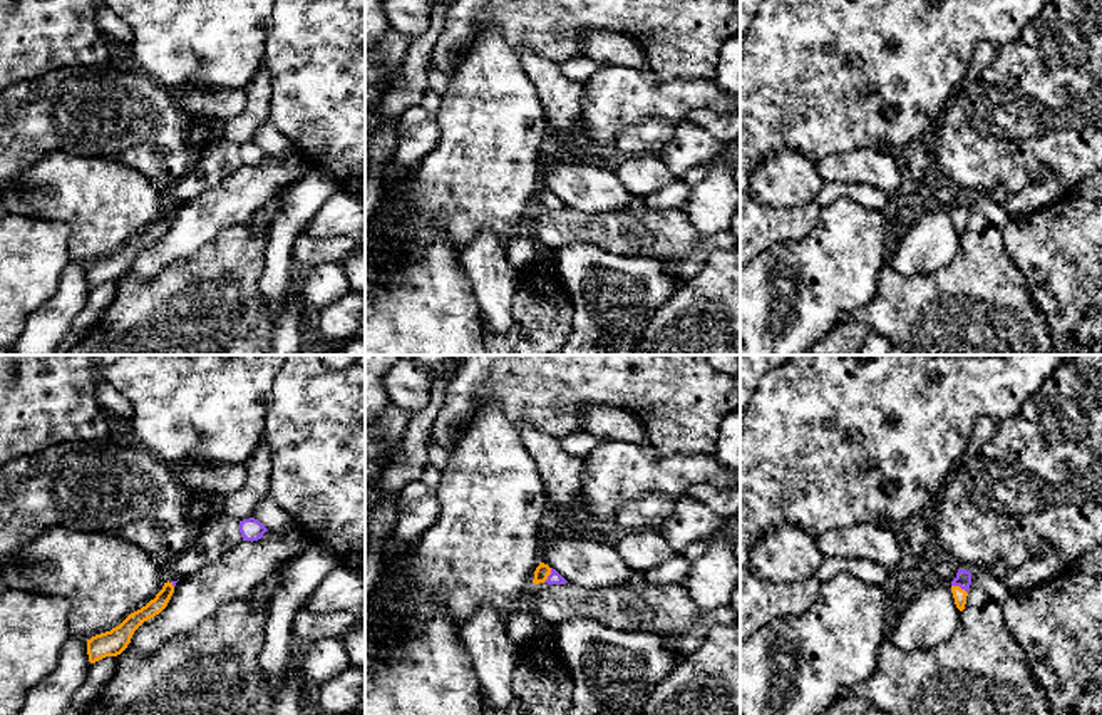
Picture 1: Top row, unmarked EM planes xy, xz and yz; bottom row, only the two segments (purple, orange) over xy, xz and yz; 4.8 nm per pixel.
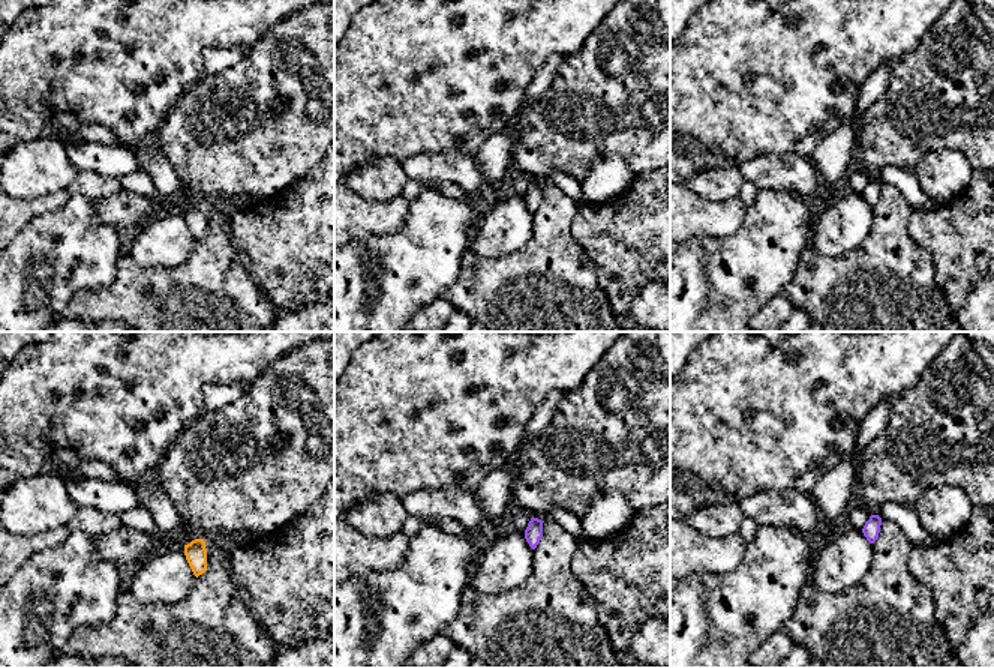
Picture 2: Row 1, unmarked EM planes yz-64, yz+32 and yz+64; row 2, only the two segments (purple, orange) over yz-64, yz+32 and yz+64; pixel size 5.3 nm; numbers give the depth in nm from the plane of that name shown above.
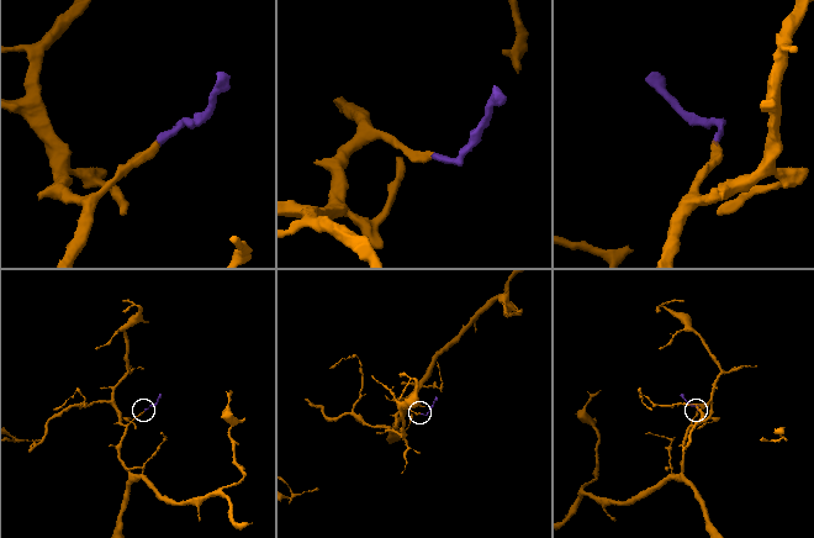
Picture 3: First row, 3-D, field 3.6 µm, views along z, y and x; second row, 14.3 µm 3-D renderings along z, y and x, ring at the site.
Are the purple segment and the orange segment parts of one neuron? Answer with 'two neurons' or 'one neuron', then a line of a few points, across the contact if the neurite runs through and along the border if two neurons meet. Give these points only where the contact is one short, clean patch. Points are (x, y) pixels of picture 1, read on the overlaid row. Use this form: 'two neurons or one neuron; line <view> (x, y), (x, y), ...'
one neuron; line yz (963, 578), (960, 586), (960, 595)

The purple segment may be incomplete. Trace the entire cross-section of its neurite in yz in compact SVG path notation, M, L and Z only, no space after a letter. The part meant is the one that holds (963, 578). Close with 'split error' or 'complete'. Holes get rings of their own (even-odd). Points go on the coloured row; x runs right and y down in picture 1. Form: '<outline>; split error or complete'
M958 569L956 578L951 581L951 593L960 611L965 610L970 584L971 573L966 569Z; split error

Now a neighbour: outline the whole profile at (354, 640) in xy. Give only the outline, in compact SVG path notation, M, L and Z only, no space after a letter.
M353 626L342 636L342 641L350 655L352 665L365 671L365 626Z

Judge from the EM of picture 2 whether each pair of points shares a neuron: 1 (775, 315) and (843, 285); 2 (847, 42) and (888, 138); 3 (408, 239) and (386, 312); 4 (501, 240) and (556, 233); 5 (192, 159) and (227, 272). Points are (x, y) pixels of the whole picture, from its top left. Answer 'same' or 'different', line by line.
1: different
2: different
3: same
4: different
5: different

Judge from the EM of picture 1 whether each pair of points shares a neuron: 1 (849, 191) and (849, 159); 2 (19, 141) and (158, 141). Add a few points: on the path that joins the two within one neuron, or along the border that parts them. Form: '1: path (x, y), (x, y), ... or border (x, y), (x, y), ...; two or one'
1: border (826, 180), (871, 185), (886, 195); two
2: path (54, 134), (123, 134); one

